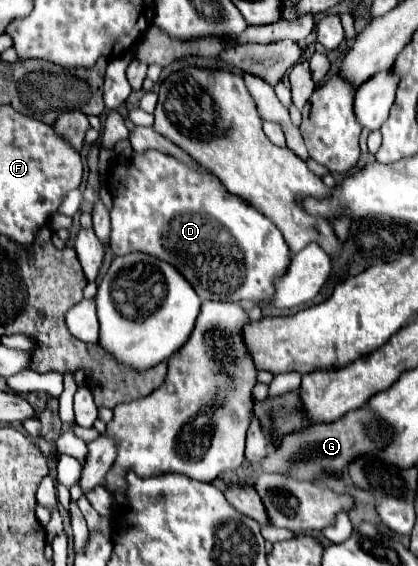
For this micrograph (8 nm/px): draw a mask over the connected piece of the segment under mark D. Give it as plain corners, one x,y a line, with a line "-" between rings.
147,150
145,154
133,154
129,160
123,162
115,162
109,168
109,190
113,196
113,208
111,208
111,250
115,256
123,256
129,252
145,252
151,254
155,258
161,258
169,264
173,264
189,282
191,286
197,290
197,294
201,296
201,300
221,300
221,302
241,302
241,300
253,300
253,302
265,302
269,300
269,294
273,294
273,278
277,278
277,274
285,274
285,266
289,266
289,258
291,258
291,250
289,246
285,246
285,238
281,238
281,232
277,230
277,226
273,226
273,222
269,222
269,218
265,218
259,210
253,210
253,206
249,206
245,200
233,196
231,192
225,190
225,186
215,178
215,174
207,168
191,168
175,158
169,158
167,154
161,154
157,150

